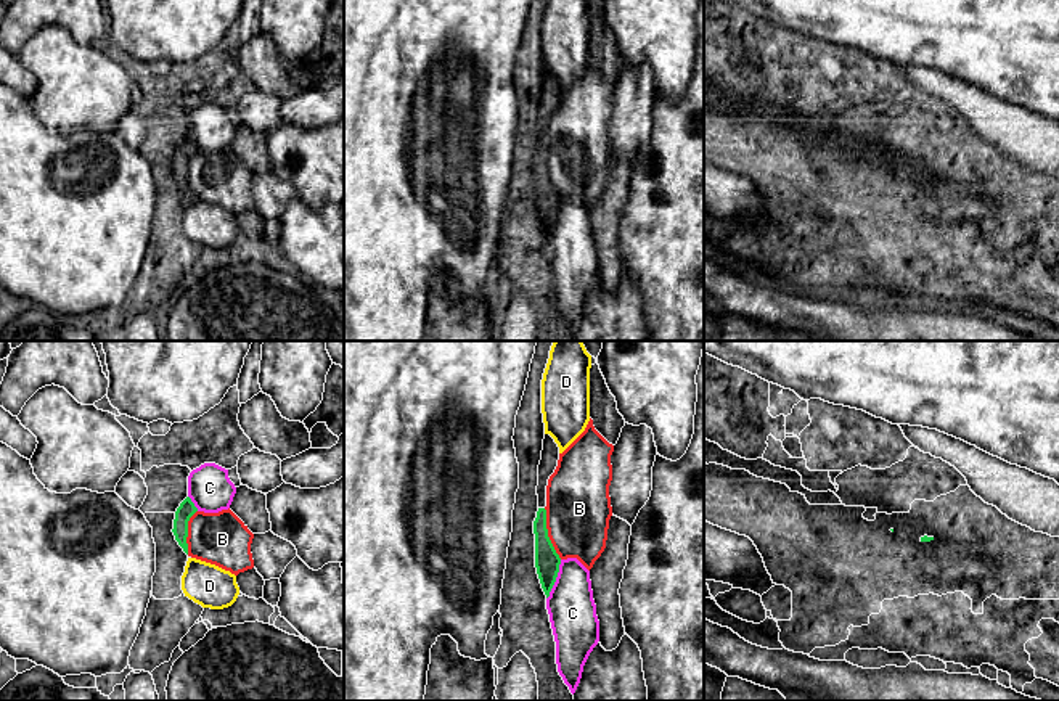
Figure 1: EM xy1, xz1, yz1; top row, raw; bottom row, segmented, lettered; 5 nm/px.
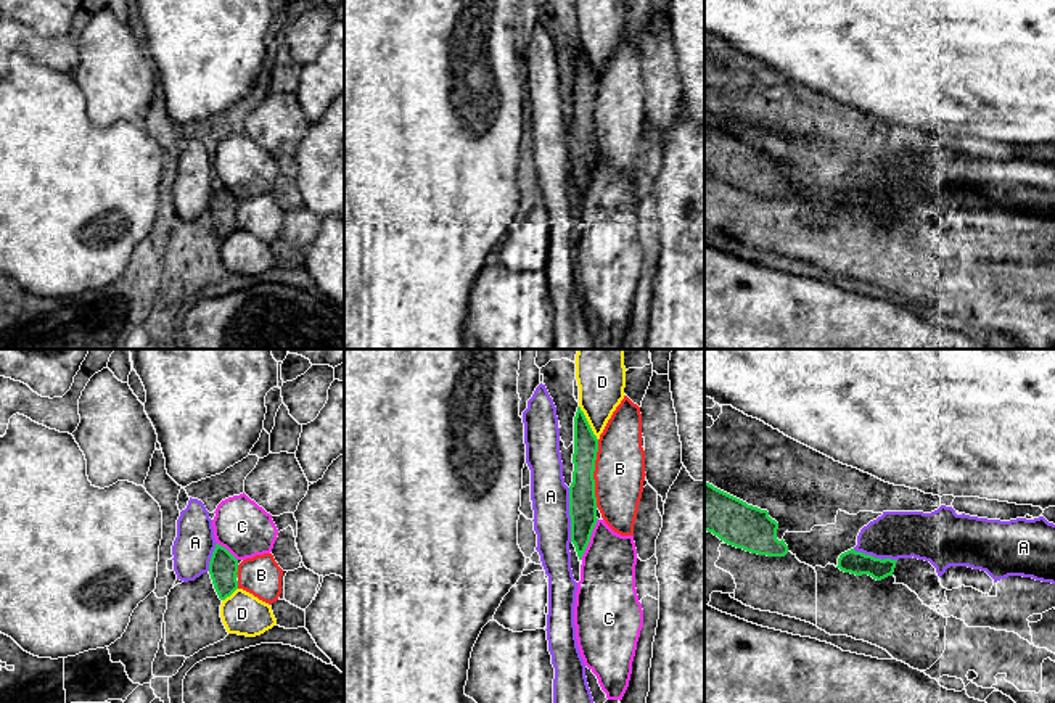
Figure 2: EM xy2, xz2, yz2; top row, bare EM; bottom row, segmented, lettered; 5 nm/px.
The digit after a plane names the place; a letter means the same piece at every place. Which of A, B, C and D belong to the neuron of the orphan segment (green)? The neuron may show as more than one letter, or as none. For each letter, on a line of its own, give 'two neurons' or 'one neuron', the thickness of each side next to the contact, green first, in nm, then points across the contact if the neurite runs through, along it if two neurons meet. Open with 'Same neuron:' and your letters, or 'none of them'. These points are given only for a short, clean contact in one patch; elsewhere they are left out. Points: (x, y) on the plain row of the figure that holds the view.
Same neuron: none of them
A: two neurons | 140/190 nm | along xz2 (568, 127), (571, 180)
B: two neurons | 140/260 nm
C: two neurons | 140/280 nm
D: two neurons | 130/220 nm

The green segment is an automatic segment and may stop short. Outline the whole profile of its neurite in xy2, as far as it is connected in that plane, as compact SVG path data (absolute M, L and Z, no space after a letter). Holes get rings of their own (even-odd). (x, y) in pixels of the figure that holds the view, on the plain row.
M216 183L209 201L209 214L220 240L238 228L238 199L222 185Z

